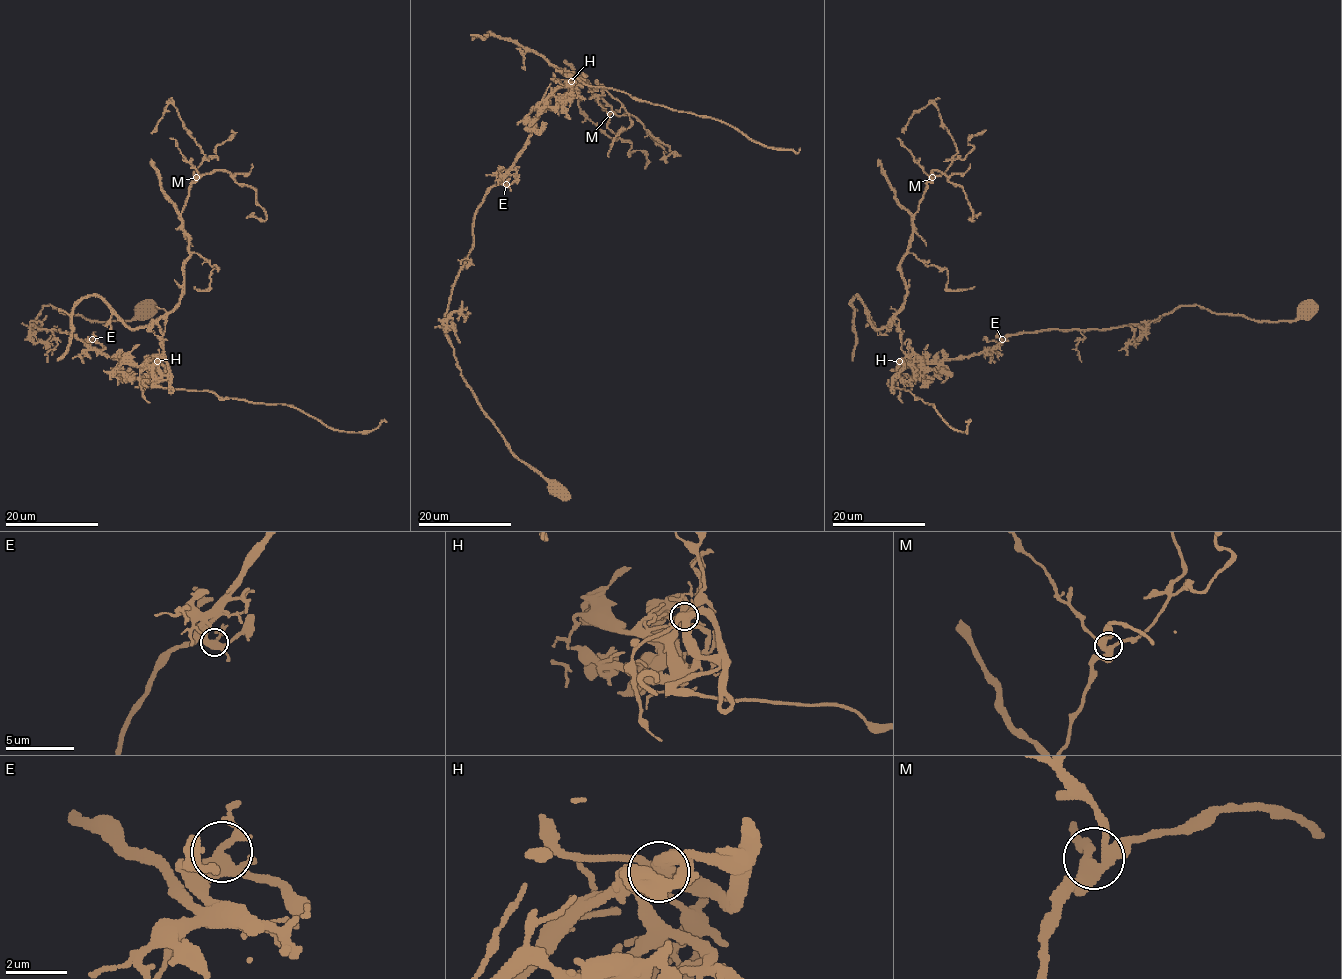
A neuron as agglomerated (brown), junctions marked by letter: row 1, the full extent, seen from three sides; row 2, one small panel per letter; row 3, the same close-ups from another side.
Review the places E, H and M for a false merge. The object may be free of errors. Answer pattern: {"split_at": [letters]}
{"split_at": ["H"]}

